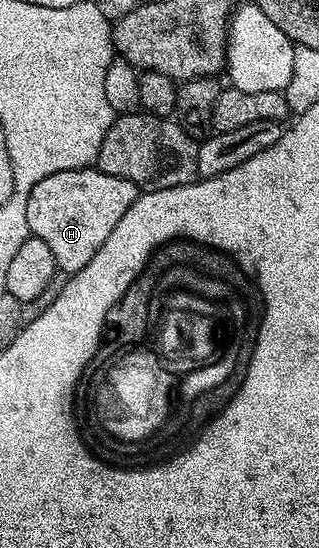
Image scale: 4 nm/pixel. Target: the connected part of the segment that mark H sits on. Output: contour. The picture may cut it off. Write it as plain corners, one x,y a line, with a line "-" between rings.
87,168
84,170
65,170
56,172
52,176
44,176
36,188
28,196
28,228
31,235
44,244
48,244
48,249
52,252
52,260
55,267
63,275
69,276
80,272
96,252
100,252
100,244
108,240
112,233
112,228
120,224
120,219
124,217
124,212
132,208
132,204
137,200
140,188
132,184
132,180
120,180
120,176
108,176
108,172
97,168

